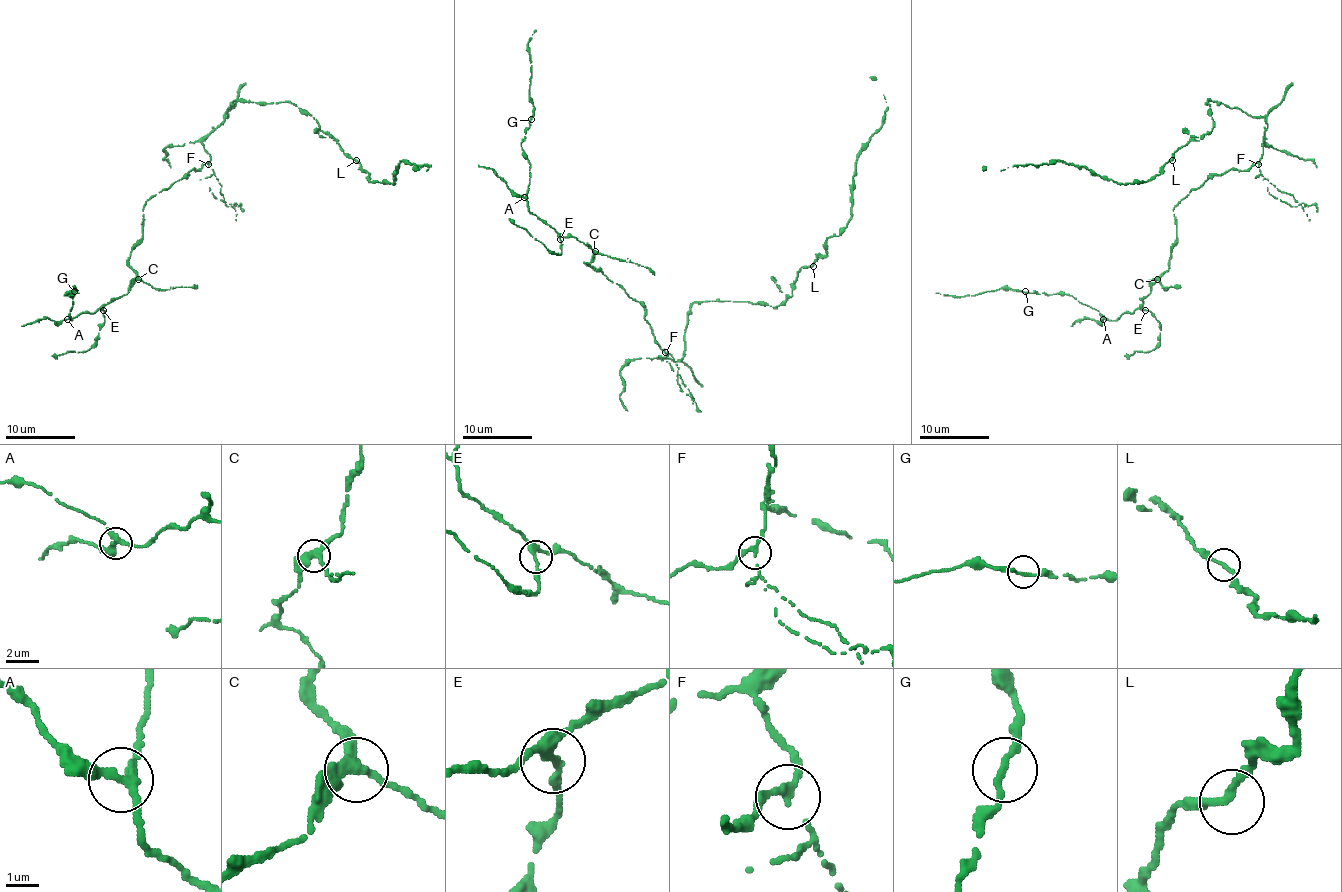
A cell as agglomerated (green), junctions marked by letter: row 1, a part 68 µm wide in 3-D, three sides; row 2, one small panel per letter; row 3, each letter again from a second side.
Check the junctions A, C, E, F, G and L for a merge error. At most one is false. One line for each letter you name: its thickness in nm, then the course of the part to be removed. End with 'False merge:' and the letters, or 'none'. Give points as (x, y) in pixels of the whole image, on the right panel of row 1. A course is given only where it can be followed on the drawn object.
F: 180 nm | (1259, 163), (1261, 174), (1269, 182), (1300, 203), (1290, 207), (1274, 198), (1268, 188)
False merge: F

